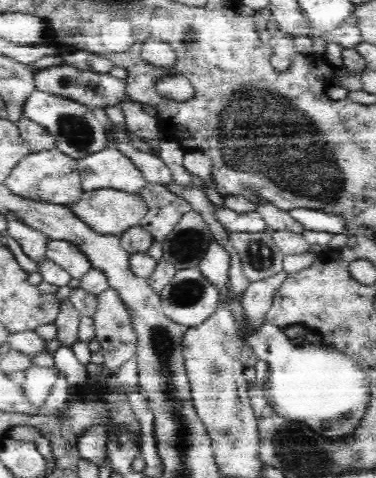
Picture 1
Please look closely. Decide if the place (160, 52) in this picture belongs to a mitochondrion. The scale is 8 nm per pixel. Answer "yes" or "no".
no

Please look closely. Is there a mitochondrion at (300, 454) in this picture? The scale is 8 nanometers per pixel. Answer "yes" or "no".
yes

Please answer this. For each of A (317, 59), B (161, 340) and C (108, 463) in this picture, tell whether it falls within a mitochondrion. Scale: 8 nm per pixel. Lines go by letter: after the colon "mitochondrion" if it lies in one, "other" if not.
A: other
B: mitochondrion
C: other

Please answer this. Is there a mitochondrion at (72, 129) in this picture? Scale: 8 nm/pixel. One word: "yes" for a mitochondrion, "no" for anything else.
yes

